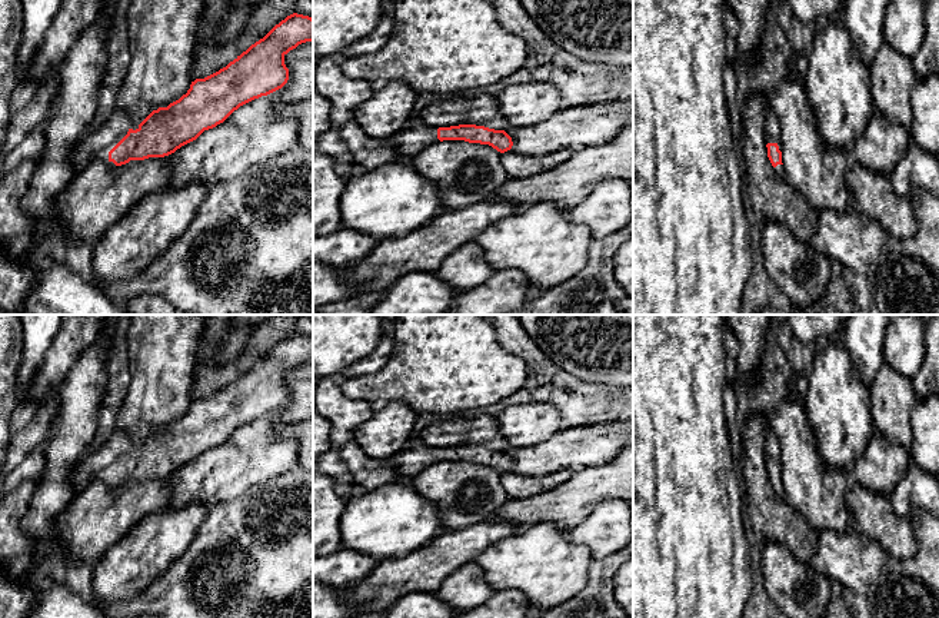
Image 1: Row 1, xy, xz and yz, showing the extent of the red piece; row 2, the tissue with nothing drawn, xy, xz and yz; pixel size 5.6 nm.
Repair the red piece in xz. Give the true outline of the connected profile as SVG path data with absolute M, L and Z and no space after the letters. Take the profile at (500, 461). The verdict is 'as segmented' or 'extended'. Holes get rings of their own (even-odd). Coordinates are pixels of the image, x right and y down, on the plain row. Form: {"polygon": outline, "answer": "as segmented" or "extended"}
{"polygon": "M416 442L387 461L397 474L410 478L420 474L427 466L443 461L464 461L469 464L489 465L500 474L510 471L513 466L512 458L505 451L476 445L434 448Z", "answer": "extended"}

